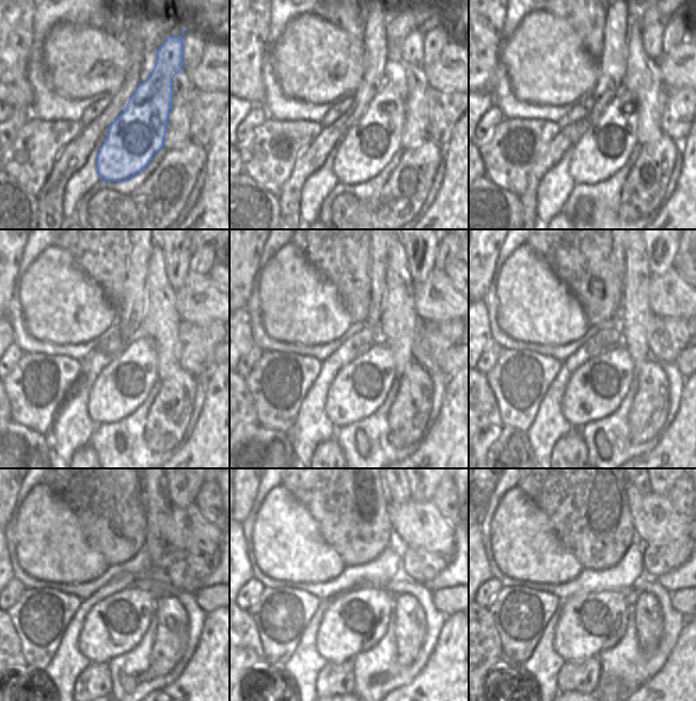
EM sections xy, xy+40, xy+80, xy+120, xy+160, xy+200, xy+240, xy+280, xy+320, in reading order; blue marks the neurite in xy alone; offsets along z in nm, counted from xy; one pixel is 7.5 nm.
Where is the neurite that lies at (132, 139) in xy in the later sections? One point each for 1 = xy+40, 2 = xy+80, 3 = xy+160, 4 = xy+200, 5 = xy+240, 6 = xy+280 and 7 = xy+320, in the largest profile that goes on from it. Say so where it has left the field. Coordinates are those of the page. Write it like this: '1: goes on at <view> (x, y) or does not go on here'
1: goes on at xy+40 (367, 147)
2: goes on at xy+80 (603, 149)
3: goes on at xy+160 (360, 387)
4: goes on at xy+200 (595, 389)
5: goes on at xy+240 (114, 625)
6: goes on at xy+280 (356, 621)
7: goes on at xy+320 (588, 624)

